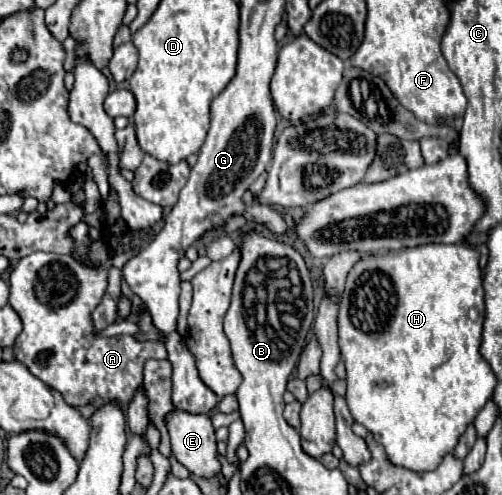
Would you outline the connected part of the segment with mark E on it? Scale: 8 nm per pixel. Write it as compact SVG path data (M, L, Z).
M174 409L172 413L166 415L166 427L172 443L172 453L174 457L194 475L200 477L216 477L220 473L220 461L216 459L218 449L216 449L216 437L214 437L214 427L210 423L210 415L206 413L188 413L182 409Z

